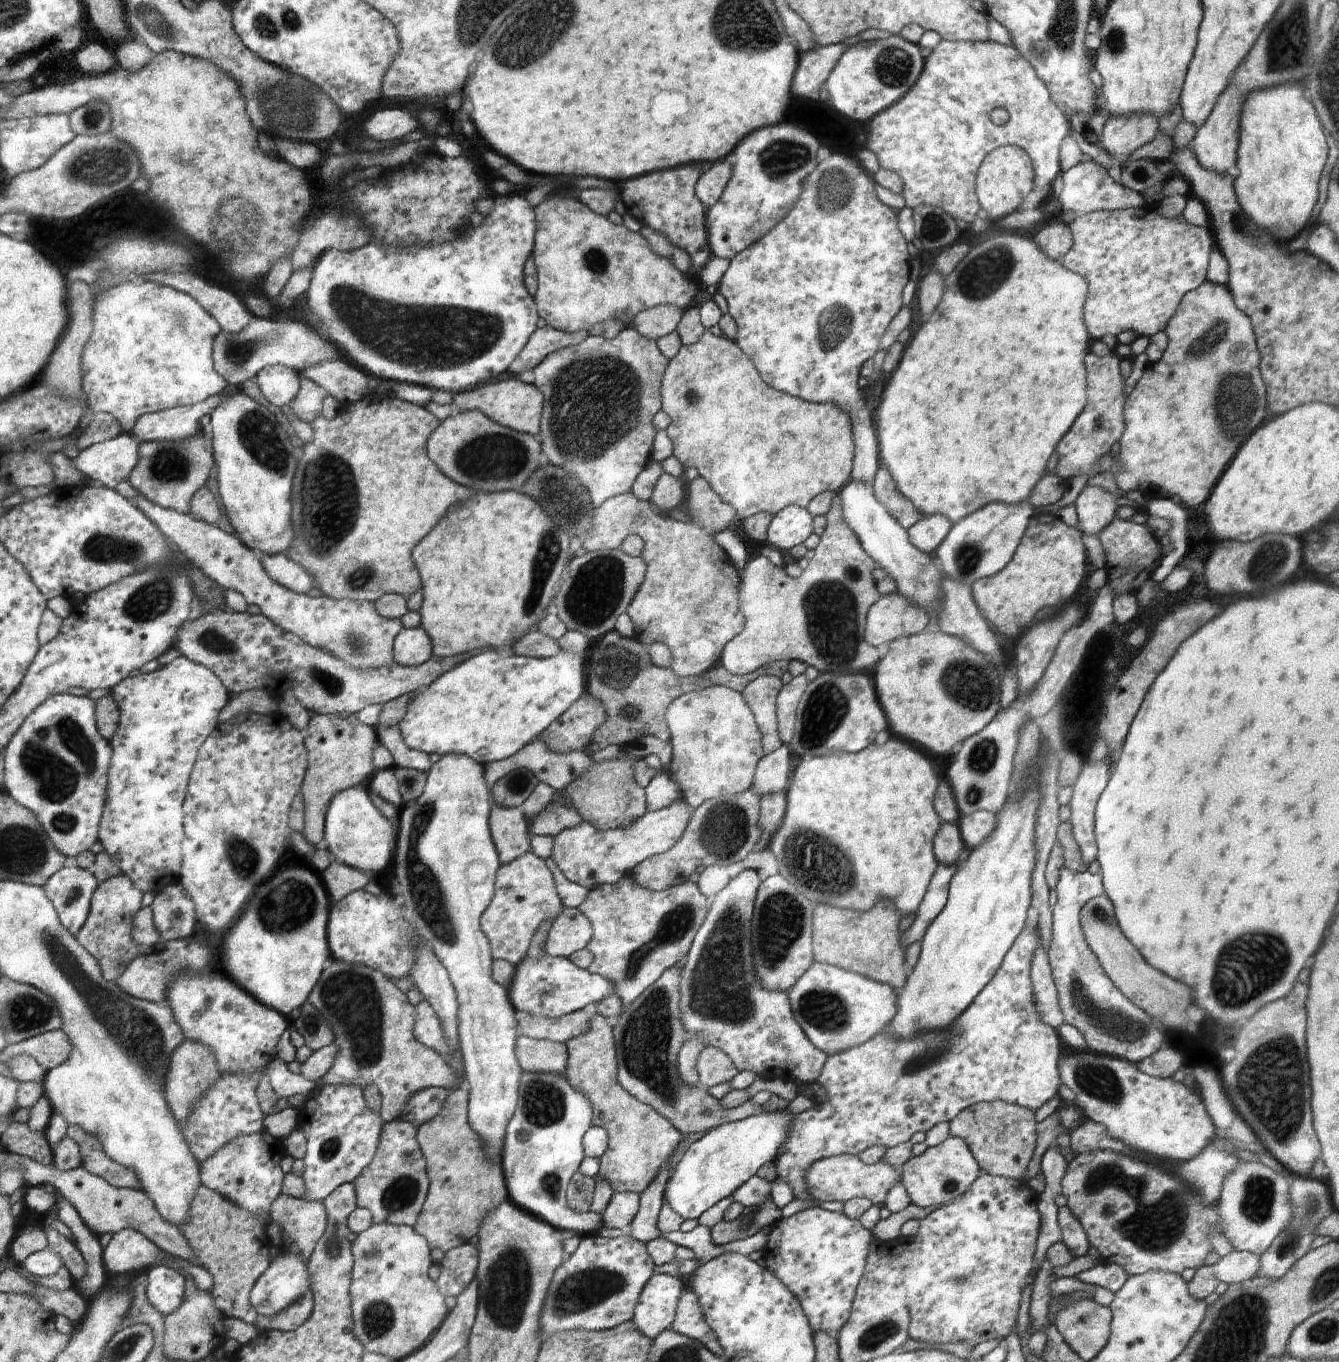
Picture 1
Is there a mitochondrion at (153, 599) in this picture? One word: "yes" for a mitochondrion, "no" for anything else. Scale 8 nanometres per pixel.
yes

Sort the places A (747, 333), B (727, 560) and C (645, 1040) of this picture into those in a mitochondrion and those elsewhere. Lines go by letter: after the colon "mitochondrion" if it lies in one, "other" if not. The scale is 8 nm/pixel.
A: other
B: other
C: mitochondrion

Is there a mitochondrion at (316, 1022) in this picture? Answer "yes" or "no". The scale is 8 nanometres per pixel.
yes

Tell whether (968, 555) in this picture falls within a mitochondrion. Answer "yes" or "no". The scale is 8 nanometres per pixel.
yes

